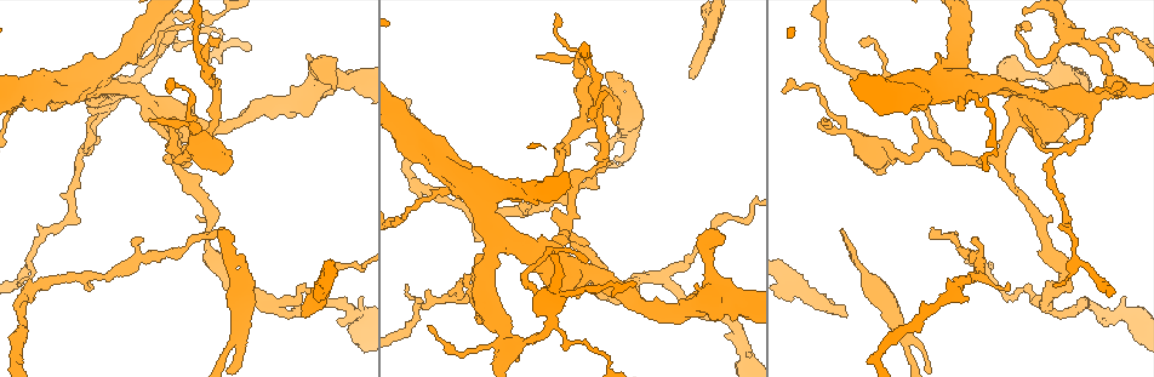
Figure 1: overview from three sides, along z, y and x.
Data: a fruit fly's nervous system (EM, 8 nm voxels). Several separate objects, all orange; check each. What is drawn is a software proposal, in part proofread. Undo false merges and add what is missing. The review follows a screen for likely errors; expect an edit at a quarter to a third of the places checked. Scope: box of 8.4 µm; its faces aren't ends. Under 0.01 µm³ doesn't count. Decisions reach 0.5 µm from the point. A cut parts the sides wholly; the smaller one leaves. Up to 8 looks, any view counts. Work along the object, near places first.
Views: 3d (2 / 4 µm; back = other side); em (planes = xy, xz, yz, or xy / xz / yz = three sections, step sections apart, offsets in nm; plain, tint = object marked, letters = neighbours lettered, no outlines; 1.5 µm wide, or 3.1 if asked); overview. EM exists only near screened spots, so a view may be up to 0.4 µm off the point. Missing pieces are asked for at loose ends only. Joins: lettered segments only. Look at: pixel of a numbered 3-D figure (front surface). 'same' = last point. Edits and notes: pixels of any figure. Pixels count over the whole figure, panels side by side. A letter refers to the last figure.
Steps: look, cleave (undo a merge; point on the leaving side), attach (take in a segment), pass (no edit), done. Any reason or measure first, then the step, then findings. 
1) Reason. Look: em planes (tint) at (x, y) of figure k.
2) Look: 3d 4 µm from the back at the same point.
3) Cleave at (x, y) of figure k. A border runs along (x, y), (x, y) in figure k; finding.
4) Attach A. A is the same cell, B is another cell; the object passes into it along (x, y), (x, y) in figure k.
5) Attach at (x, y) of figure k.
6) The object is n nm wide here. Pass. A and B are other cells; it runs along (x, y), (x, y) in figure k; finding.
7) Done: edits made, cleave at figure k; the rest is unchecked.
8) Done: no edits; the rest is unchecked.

Thin neck. Look: em xz step 4 (tint) at (509, 345) of figure 1.

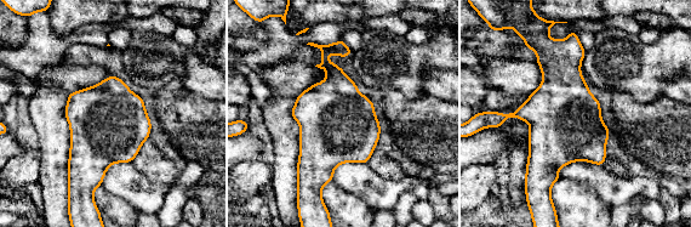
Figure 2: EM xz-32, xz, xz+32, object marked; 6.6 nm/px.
What lies round it. Look: em xz step 4 (letters) at the same point.

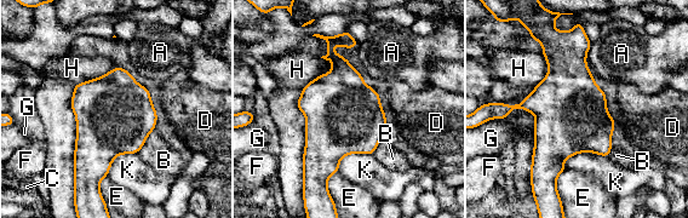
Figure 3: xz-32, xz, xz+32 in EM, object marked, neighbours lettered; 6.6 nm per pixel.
Pass. A, B, C, D, E, F, G, H and K are other cells; a border runs along (333, 63), (303, 87) in figure 3; all the same neuron.

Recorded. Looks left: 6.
Thick turns thin. Look: em xy step 8 (tint) at (841, 128) of figure 1.

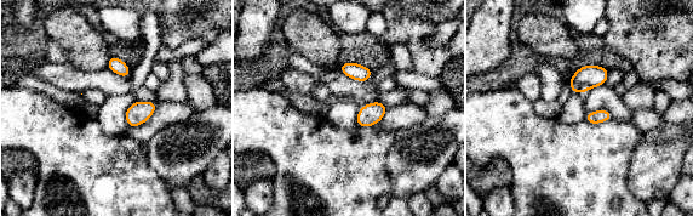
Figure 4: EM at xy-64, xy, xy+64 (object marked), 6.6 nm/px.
Look: em planes (letters) at the same point.

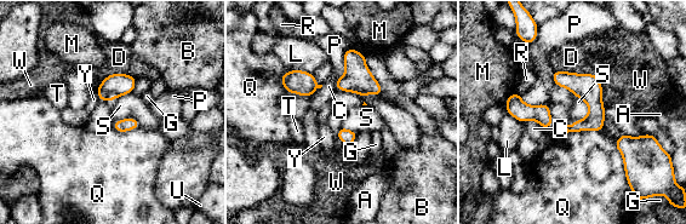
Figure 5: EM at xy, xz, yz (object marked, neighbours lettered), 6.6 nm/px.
Pass. A, B, C, D, G, L, M, P, Q, R, S, T, U, W and Y are other cells; it runs along (556, 73), (594, 102), (600, 127) in figure 5; one neuron here.

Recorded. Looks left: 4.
An open end. Look: 3d 2 µm at (301, 314) of figure 1.

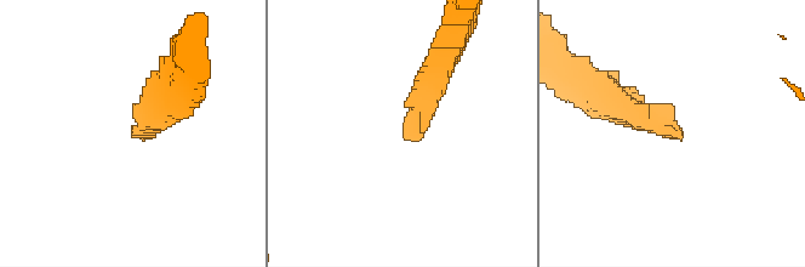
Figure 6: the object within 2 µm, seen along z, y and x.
Look: em planes (letters) at (403, 136) of figure 6.

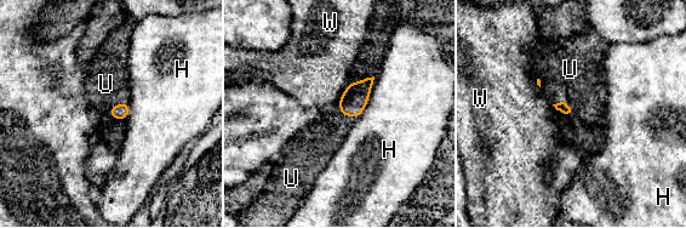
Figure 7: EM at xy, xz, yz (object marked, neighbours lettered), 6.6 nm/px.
The longest contact is with H, 300 nm. Attach U. U is the same cell, H and W are other cells; the object passes into it along (121, 110), (116, 104), (106, 84) in figure 7; it goes on there.

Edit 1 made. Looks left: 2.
Done: edits made, attach at figure 7; the rest is unchecked.

